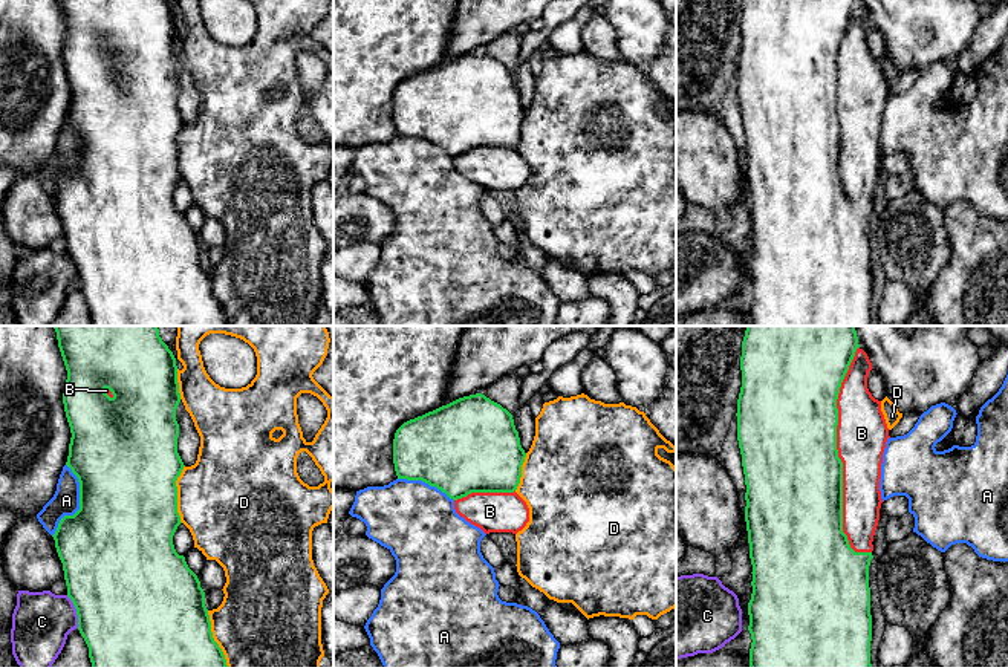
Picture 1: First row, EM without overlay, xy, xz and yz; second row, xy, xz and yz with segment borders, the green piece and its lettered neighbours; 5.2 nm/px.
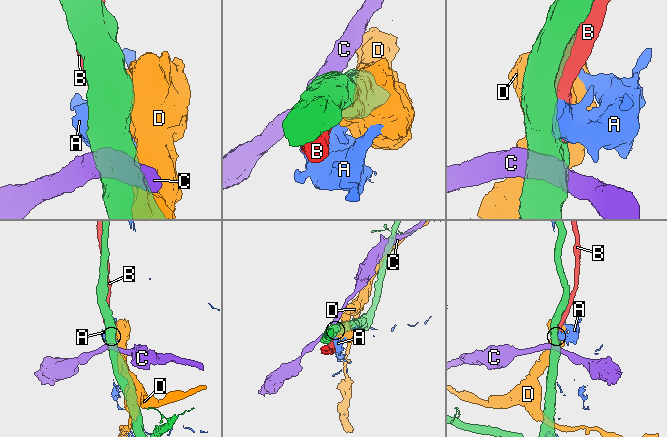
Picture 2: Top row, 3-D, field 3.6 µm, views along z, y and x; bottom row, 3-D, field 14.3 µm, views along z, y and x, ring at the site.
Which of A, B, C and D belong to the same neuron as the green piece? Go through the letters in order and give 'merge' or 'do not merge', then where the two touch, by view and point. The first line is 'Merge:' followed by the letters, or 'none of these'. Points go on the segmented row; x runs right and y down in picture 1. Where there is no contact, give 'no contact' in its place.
Merge: B
A: do not merge; meets green in xy at (80, 504)
B: merge; meets green in yz at (837, 456)
C: do not merge; meets green in xy at (77, 612)
D: do not merge; meets green in xy at (176, 494)

